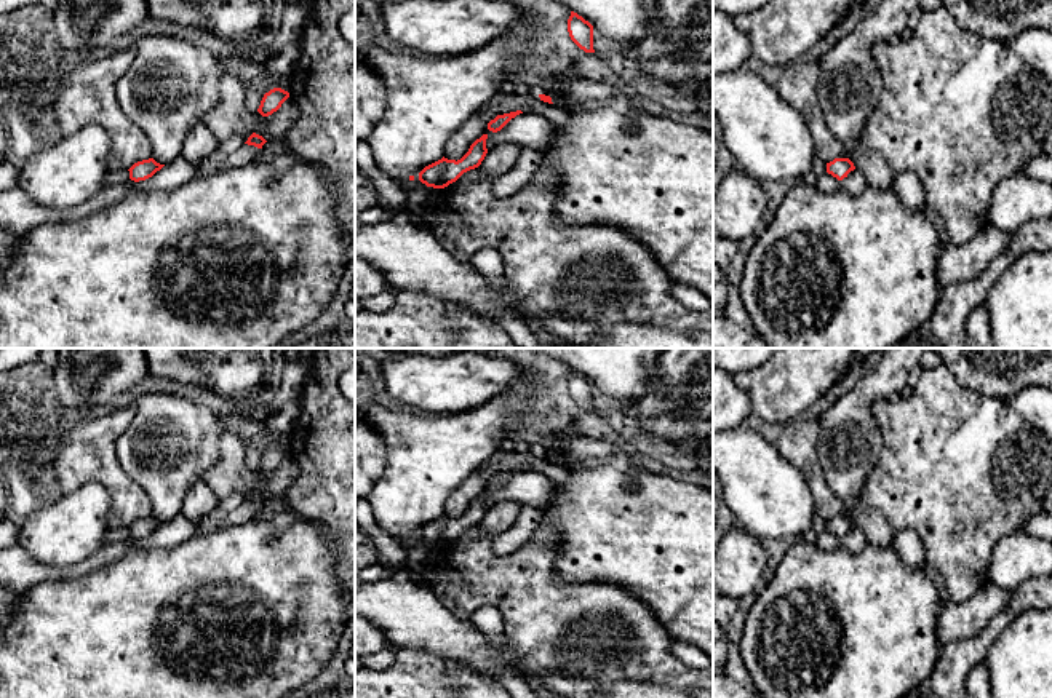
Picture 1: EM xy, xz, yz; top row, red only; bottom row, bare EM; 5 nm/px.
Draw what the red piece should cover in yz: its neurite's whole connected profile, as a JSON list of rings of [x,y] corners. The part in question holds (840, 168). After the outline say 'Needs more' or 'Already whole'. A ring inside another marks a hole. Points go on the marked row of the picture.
[[[835,158],[833,161],[827,163],[827,173],[838,180],[847,177],[847,174],[854,169],[855,166],[849,158]]]. Already whole

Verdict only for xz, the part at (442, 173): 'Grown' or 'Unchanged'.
Unchanged

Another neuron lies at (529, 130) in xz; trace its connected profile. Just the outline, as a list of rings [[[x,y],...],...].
[[[531,112],[516,115],[497,133],[486,128],[488,153],[478,168],[497,179],[516,165],[526,147],[542,150],[550,141],[553,131],[553,123],[542,115]]]

